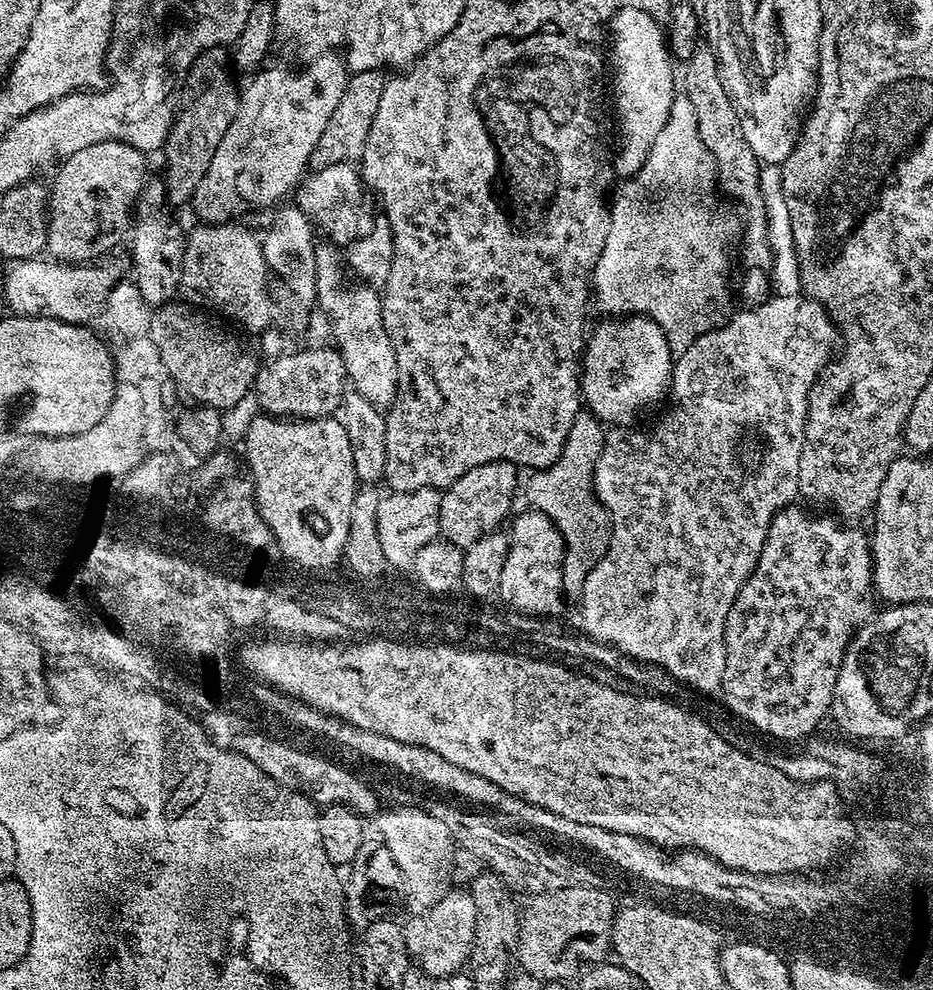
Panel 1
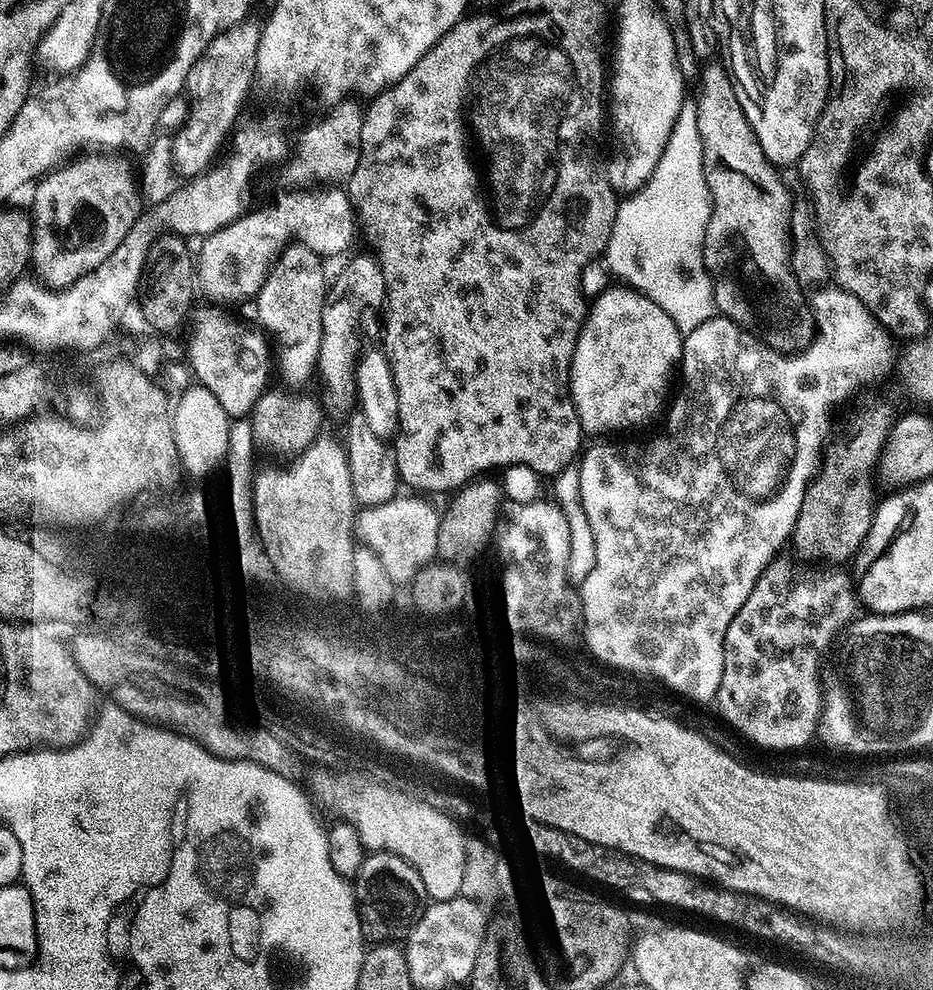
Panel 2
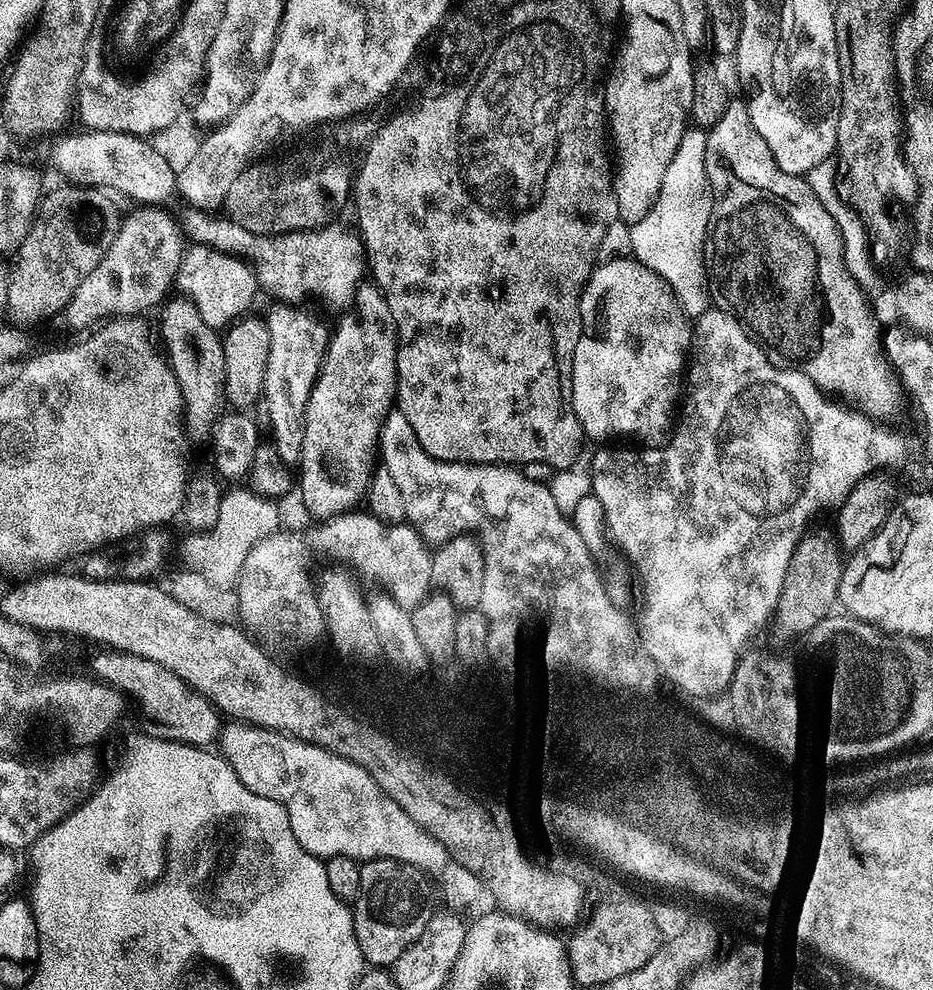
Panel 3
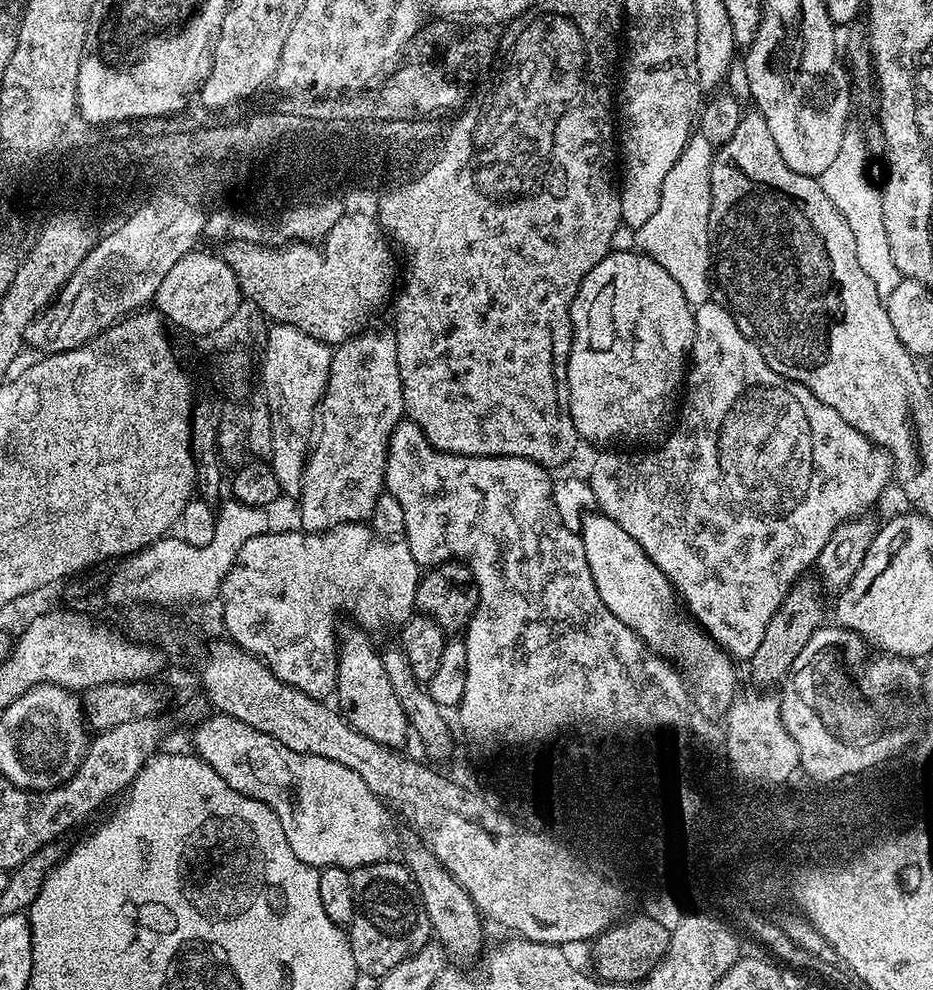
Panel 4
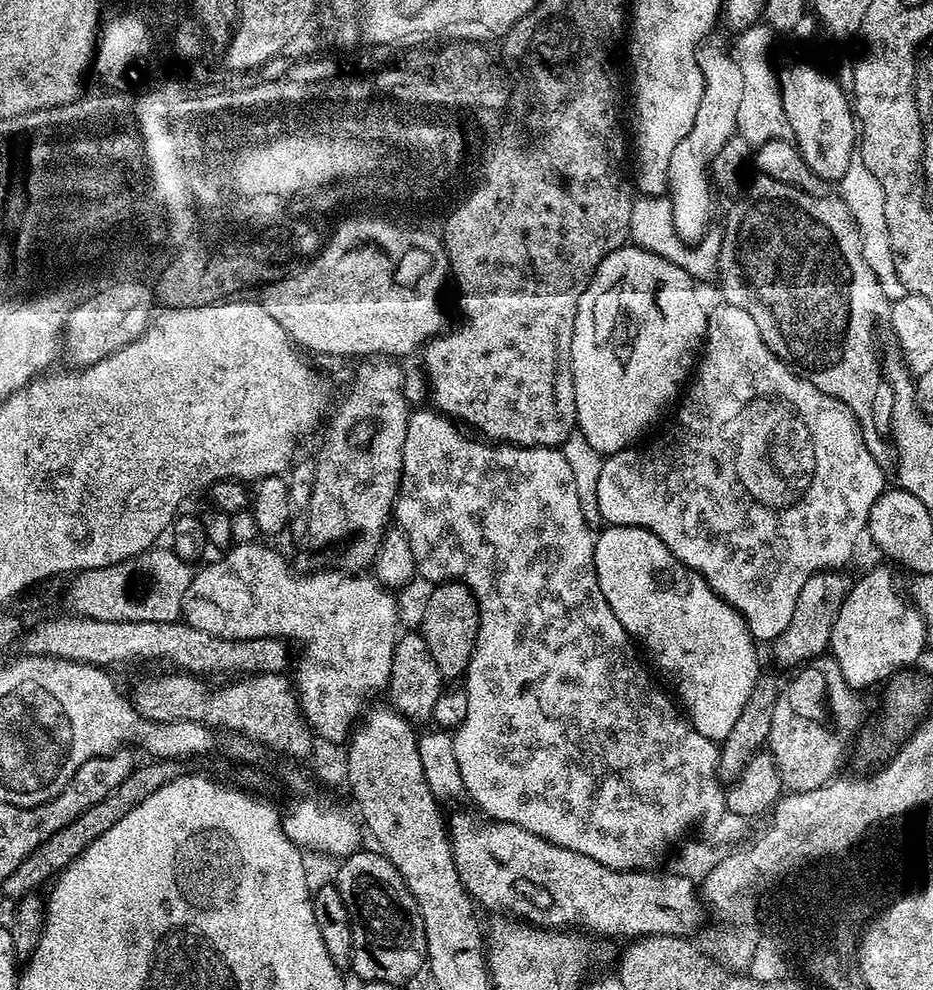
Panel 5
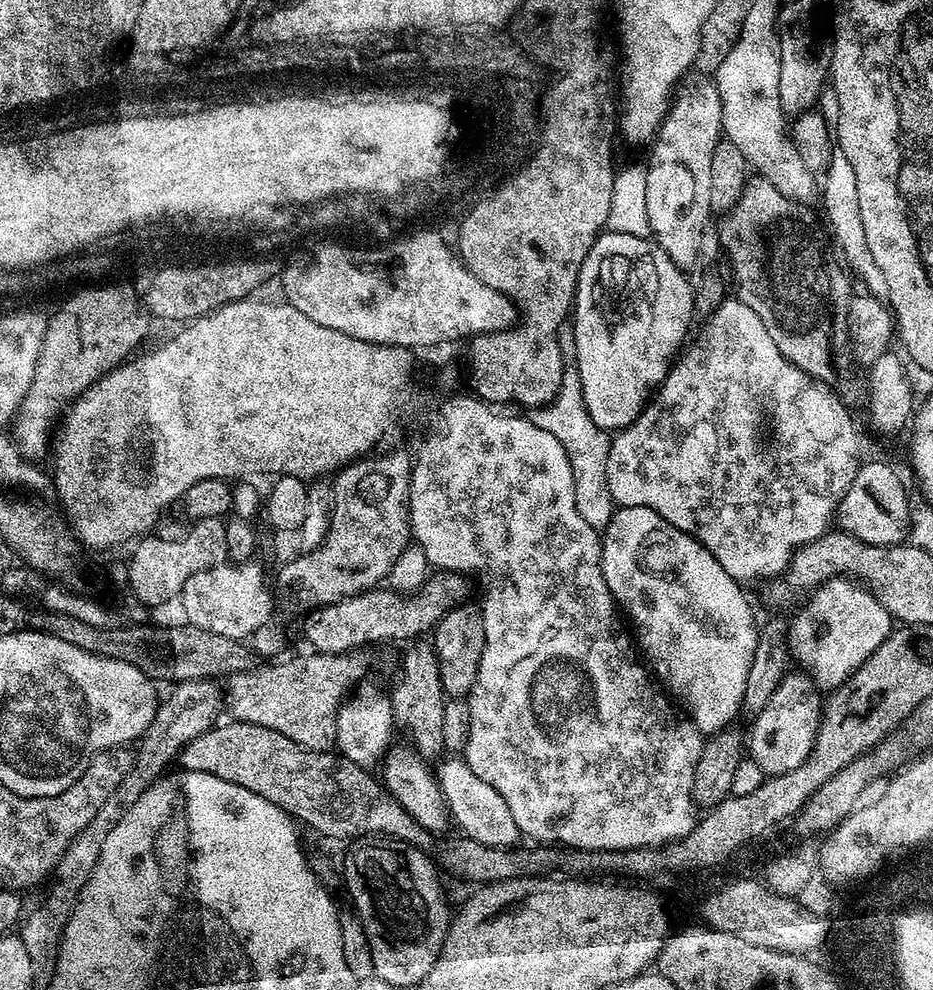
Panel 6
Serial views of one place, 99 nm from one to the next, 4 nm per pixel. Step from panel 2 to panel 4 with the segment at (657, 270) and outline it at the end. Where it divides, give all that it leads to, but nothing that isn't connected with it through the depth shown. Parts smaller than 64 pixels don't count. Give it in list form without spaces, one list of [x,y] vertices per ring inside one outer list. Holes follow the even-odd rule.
[[[699,134],[689,135],[688,145],[682,150],[678,162],[674,162],[674,170],[666,174],[662,198],[658,202],[658,210],[654,210],[654,218],[638,229],[639,251],[658,262],[662,270],[666,270],[666,274],[682,286],[682,294],[686,294],[688,303],[693,306],[707,304],[714,296],[714,281],[710,275],[710,174],[713,155],[714,147],[706,138]]]

